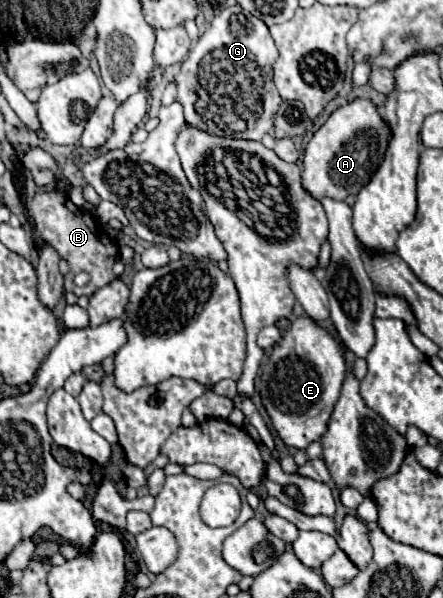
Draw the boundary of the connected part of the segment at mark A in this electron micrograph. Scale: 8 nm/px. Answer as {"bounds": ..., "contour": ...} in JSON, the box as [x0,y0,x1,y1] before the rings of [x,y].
{"bounds":[302,97,392,199],"contour":[[[358,97],[338,107],[306,145],[302,167],[304,189],[316,199],[346,199],[352,193],[356,195],[382,165],[390,139],[392,129],[370,99]]]}

